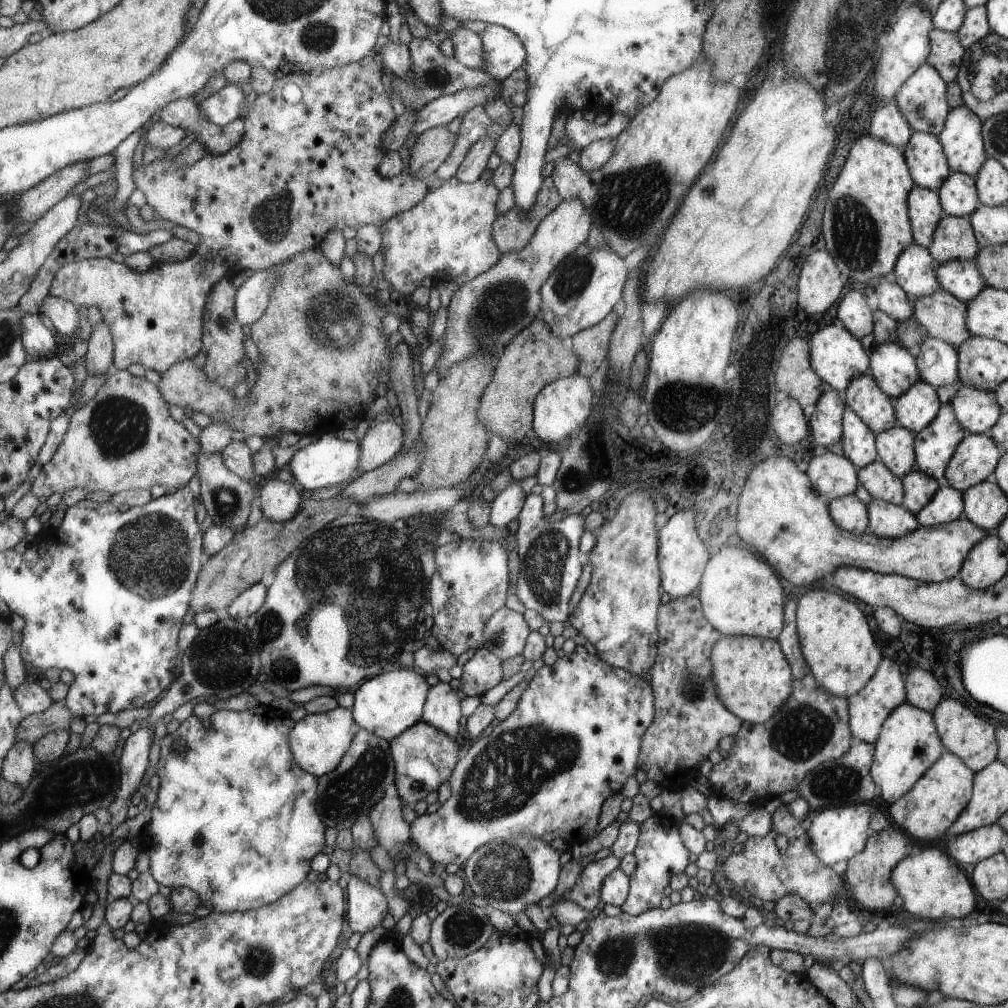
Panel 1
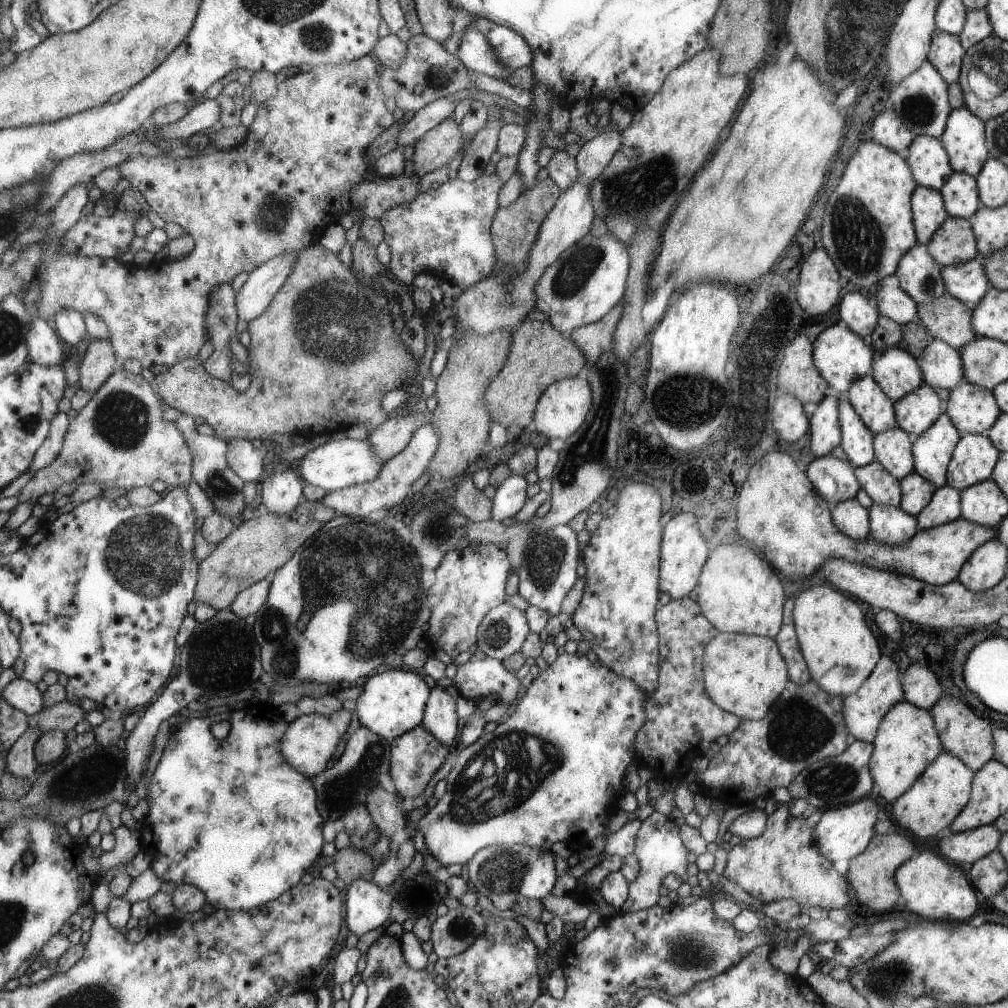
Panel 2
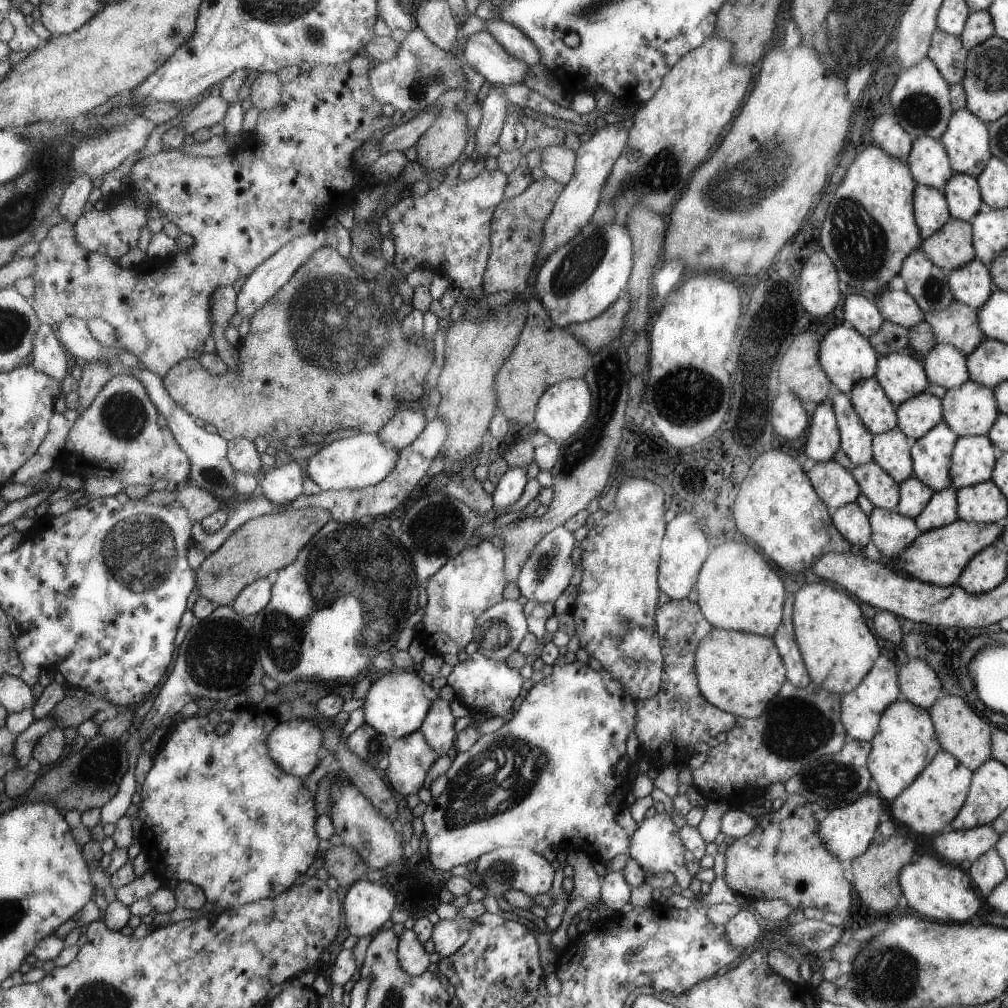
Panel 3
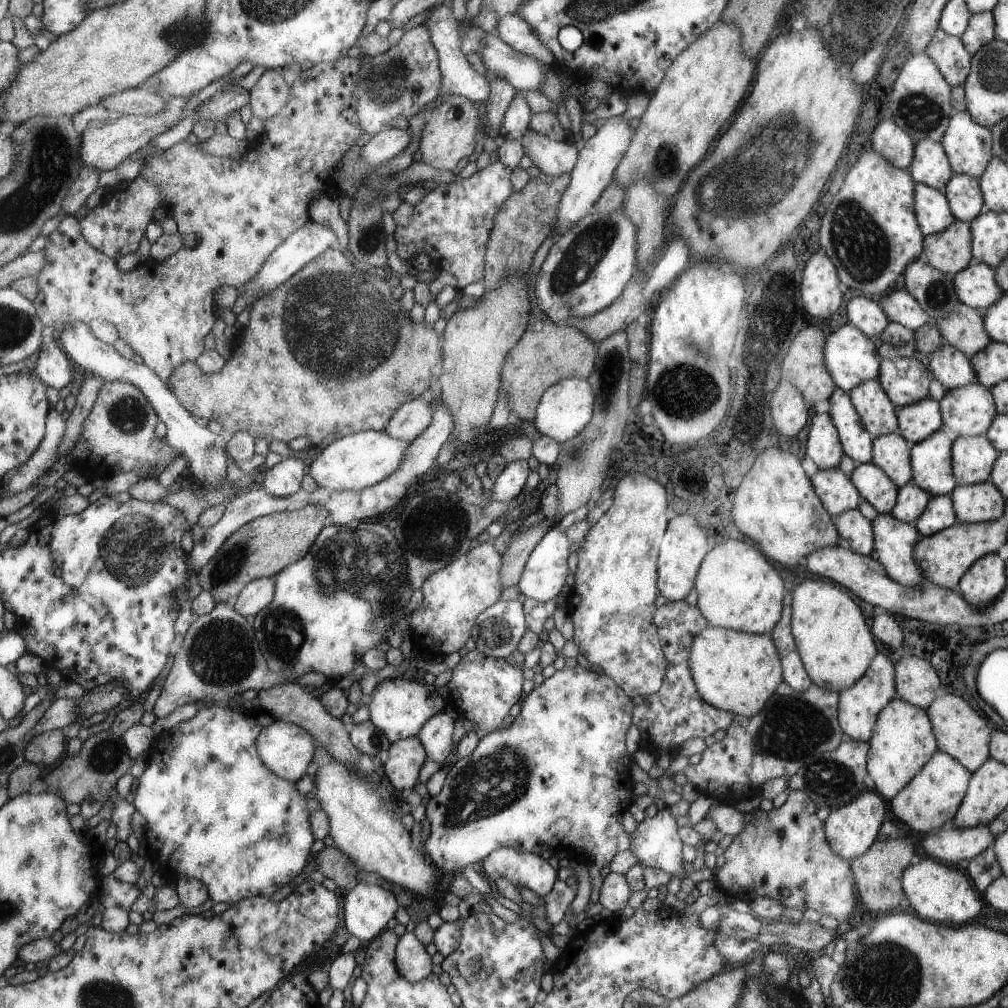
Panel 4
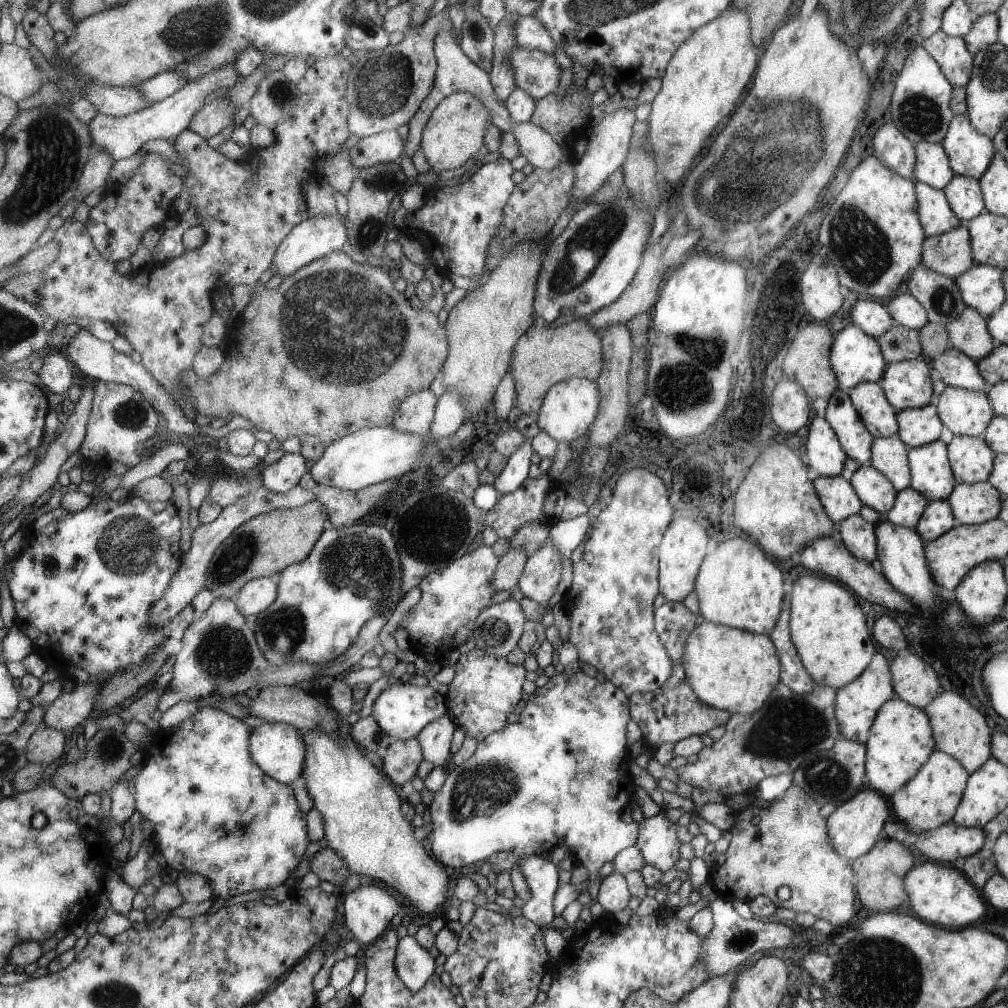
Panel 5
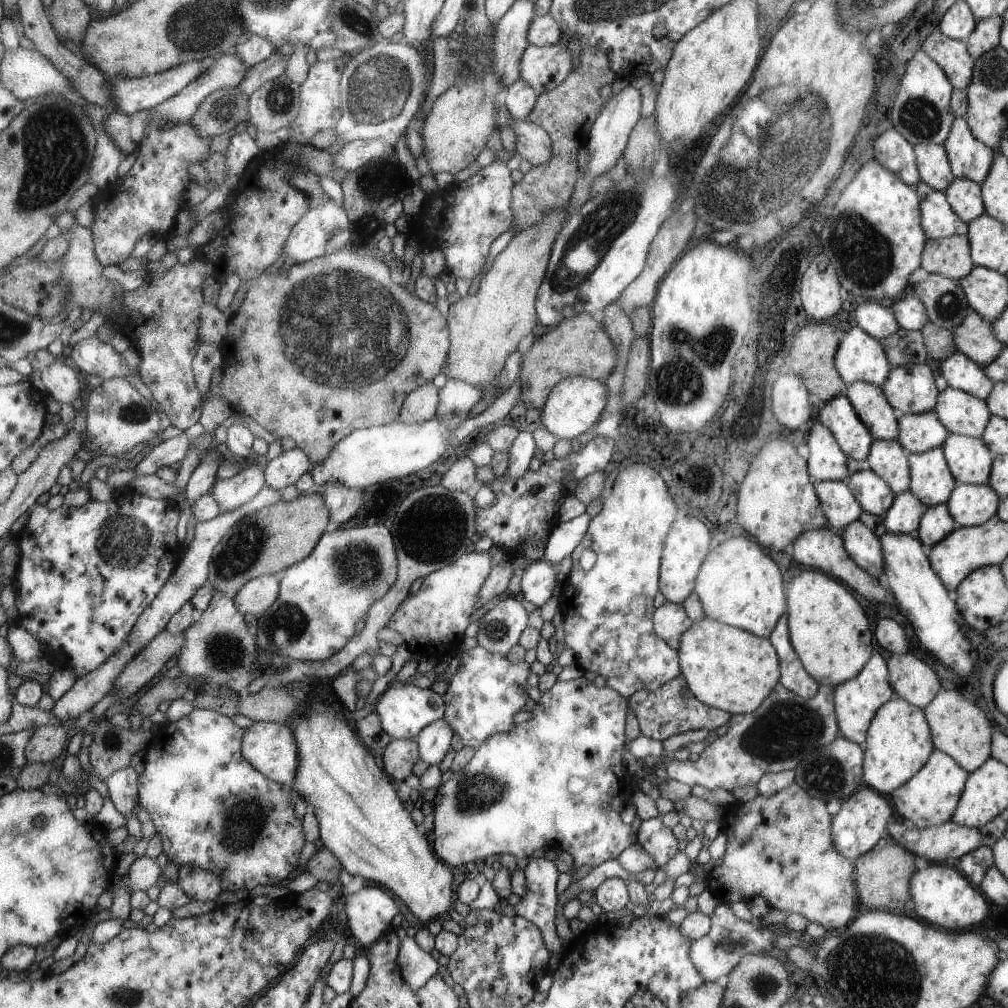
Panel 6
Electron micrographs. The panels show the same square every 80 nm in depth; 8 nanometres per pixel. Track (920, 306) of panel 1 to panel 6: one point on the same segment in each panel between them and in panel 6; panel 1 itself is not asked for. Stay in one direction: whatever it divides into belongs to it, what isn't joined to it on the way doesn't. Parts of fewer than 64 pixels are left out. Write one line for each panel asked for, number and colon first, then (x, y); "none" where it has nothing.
2: (948, 319)
3: (956, 325)
4: (963, 328)
5: (969, 333)
6: (974, 337)

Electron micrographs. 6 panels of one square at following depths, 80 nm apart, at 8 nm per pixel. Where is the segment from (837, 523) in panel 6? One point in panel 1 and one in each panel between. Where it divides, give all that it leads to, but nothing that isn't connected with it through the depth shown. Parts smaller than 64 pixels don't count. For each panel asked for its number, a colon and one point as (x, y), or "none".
1: (833, 475)
2: (834, 480)
3: (836, 486)
4: (837, 492)
5: (838, 497)

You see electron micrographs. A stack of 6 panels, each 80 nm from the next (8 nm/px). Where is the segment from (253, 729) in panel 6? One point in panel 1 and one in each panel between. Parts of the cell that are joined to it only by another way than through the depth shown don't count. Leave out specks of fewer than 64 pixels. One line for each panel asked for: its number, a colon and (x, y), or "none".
1: (318, 742)
2: (308, 743)
3: (295, 745)
4: (286, 749)
5: (277, 748)

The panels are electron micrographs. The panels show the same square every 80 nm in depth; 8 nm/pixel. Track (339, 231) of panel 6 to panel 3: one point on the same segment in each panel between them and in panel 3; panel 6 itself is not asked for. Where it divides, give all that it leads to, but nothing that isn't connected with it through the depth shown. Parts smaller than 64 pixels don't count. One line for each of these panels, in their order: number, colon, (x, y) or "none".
3: (269, 276)
4: (299, 248)
5: (315, 236)

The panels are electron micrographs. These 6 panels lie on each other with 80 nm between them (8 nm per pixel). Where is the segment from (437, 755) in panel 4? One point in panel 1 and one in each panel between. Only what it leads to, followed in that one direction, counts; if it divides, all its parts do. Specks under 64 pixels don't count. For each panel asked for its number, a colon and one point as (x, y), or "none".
1: (441, 710)
2: (439, 717)
3: (437, 728)

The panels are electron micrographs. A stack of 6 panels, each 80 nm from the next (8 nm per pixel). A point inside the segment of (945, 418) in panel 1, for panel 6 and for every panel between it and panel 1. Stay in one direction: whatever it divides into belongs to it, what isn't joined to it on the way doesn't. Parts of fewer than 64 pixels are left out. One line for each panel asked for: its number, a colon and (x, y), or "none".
2: (932, 450)
3: (931, 454)
4: (931, 458)
5: (932, 476)
6: (932, 481)

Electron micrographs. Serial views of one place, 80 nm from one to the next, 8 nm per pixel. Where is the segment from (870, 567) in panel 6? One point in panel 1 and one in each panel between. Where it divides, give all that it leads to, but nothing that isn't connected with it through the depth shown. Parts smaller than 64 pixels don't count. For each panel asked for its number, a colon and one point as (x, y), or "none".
1: (848, 512)
2: (850, 517)
3: (852, 522)
4: (855, 531)
5: (858, 536)

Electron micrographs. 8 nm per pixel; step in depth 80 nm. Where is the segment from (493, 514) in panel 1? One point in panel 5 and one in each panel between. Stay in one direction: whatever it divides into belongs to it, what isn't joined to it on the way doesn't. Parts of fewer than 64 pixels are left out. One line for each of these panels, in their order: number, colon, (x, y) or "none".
2: (509, 497)
3: (508, 489)
4: (509, 483)
5: (513, 474)

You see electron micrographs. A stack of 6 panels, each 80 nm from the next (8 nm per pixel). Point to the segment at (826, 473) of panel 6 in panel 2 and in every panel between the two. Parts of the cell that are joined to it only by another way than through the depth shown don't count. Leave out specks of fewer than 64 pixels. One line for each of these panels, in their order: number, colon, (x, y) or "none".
2: (824, 426)
3: (823, 439)
4: (823, 447)
5: (825, 455)

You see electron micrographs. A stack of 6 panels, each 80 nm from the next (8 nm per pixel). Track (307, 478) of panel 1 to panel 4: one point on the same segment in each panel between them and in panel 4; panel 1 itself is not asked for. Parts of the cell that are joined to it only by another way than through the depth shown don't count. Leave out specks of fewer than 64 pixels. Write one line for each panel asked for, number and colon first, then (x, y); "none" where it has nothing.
2: (335, 464)
3: (362, 460)
4: (353, 462)

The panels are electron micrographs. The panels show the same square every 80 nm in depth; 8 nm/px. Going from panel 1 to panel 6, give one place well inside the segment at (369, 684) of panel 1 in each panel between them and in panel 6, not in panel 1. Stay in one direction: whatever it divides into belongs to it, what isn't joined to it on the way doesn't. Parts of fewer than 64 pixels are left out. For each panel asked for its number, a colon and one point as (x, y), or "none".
2: (390, 703)
3: (395, 704)
4: (399, 707)
5: (402, 709)
6: (403, 710)

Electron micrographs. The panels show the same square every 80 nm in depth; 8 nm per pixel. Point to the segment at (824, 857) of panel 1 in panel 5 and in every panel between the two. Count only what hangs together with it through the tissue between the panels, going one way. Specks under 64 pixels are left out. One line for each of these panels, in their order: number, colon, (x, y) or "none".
2: (841, 833)
3: (846, 831)
4: (850, 829)
5: (853, 826)

